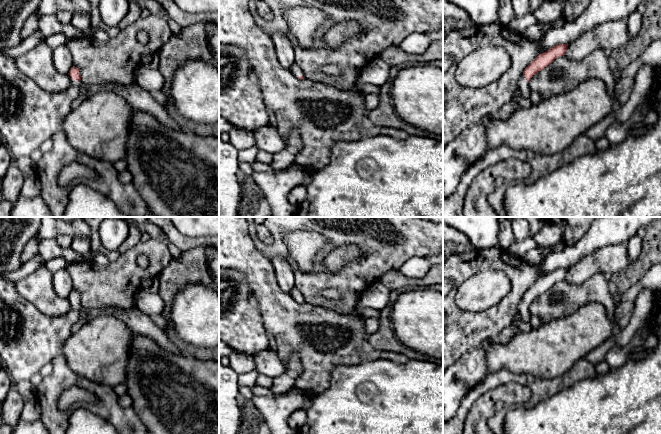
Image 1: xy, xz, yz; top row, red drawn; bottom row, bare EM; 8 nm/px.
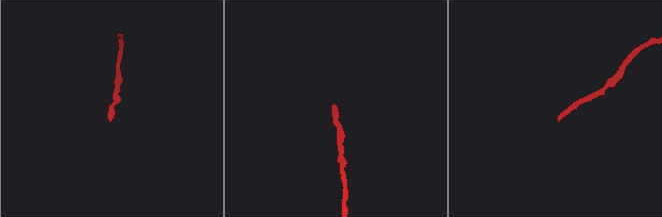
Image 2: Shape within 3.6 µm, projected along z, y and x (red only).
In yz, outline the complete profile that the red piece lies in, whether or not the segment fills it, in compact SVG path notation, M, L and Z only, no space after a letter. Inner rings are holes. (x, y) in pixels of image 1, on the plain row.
M557 268L544 277L538 279L524 294L523 299L518 303L517 312L522 321L529 322L529 304L538 296L551 288L556 282L565 279L569 268Z

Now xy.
M0 274L0 360L13 383L30 380L44 365L62 354L63 345L71 336L71 328L78 321L82 308L77 291L71 291L68 298L72 304L68 313L58 317L47 316L16 291L14 282Z

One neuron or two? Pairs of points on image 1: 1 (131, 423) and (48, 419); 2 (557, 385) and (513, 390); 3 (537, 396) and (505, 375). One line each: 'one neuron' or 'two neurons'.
1: one neuron
2: two neurons
3: one neuron

